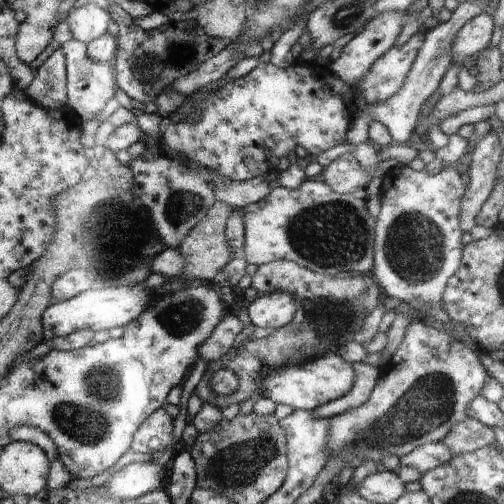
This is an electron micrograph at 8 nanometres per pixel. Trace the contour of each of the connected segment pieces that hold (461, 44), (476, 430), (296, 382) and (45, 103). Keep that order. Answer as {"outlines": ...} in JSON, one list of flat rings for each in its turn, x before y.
{"outlines":[[[487,12,466,22,452,40,452,64,462,65,466,57,484,51,490,43,494,28,492,17]],[[471,417,456,422,448,436,440,442,444,442,450,448,453,456,462,456,496,445,494,430]],[[336,351,326,352,302,366,286,370,280,368,265,375,260,385,261,396,270,398,276,405,291,406,294,411,315,410,347,394,354,384,355,376,356,372,350,362,346,362]],[[64,47,56,48,34,73,34,80,24,92,34,104,46,110,55,110,67,105]]]}

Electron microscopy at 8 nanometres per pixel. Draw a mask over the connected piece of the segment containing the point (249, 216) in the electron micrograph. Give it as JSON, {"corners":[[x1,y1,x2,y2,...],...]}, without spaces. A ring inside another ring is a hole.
{"corners":[[306,179,298,189,274,188,266,198,242,210,245,236,241,255,249,264,261,266,284,259,330,277,340,272,360,272,362,276,368,276,374,268,375,219,368,211,366,199,356,198,353,194,339,194,320,180]]}

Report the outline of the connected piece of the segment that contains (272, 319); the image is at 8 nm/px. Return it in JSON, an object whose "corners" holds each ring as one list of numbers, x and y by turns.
{"corners":[[270,292,258,296,248,314,256,327,278,329,287,326,295,317,298,303,288,292]]}

